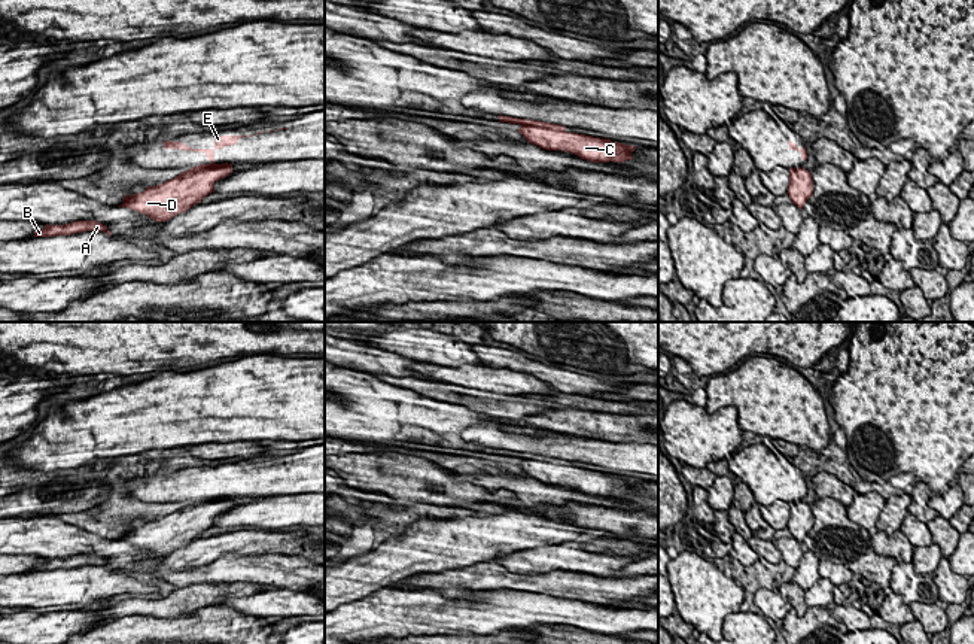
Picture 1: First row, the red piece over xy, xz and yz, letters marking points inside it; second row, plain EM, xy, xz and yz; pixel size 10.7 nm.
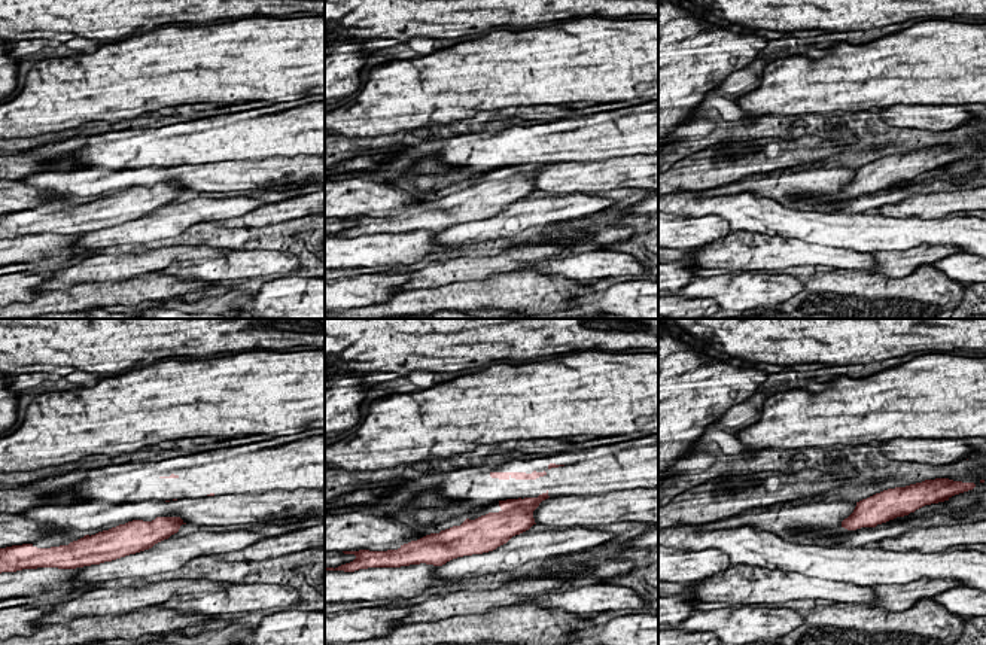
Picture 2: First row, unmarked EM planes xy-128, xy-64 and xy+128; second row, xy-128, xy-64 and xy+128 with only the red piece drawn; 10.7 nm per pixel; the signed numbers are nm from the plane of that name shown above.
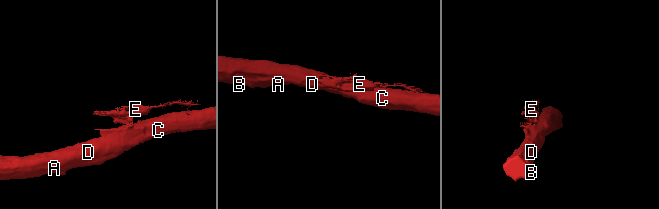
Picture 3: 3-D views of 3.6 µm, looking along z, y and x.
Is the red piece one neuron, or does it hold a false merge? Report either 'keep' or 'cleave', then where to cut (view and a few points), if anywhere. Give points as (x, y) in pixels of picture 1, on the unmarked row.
cleave; cut in xy along (210, 497), (213, 498)

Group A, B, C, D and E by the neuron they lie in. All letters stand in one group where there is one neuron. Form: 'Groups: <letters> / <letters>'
Groups: A B C D / E

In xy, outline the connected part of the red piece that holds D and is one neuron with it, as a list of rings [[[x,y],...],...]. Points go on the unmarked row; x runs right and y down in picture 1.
[[[228,496],[201,498],[161,519],[147,520],[143,526],[124,529],[124,537],[118,541],[140,546],[155,556],[165,556],[201,537],[204,531],[214,526],[214,517],[231,507],[232,498]]]

